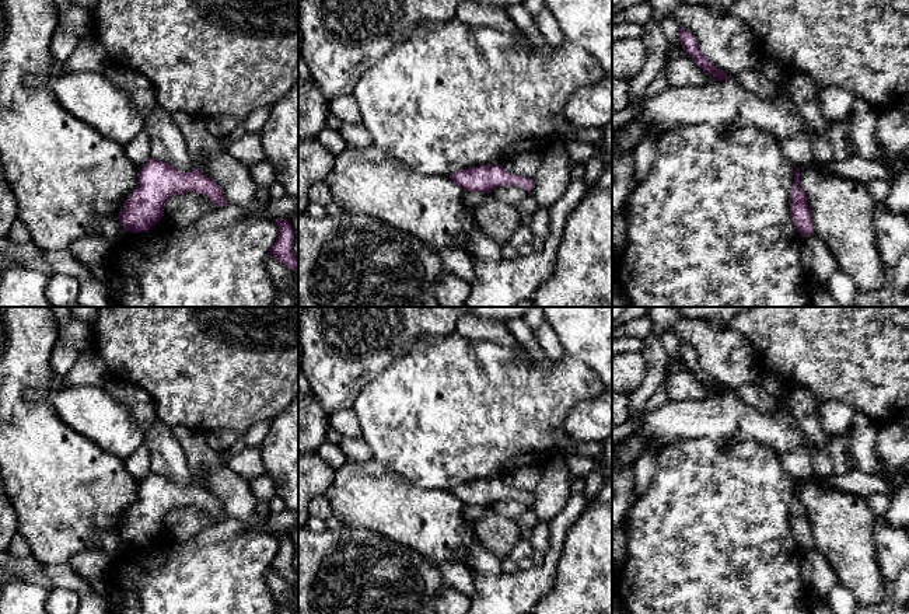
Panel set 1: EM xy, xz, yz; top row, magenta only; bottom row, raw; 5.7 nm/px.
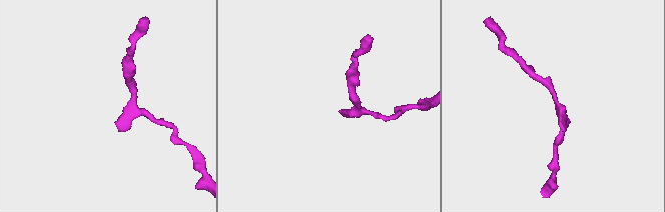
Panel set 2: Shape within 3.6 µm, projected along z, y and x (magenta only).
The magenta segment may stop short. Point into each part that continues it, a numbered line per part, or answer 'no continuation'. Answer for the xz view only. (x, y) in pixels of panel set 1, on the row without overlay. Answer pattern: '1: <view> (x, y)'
no continuation

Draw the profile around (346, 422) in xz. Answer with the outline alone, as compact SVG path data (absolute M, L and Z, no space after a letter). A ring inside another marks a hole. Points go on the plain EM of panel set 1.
M353 408L335 411L328 415L328 421L343 437L361 437L361 425Z

